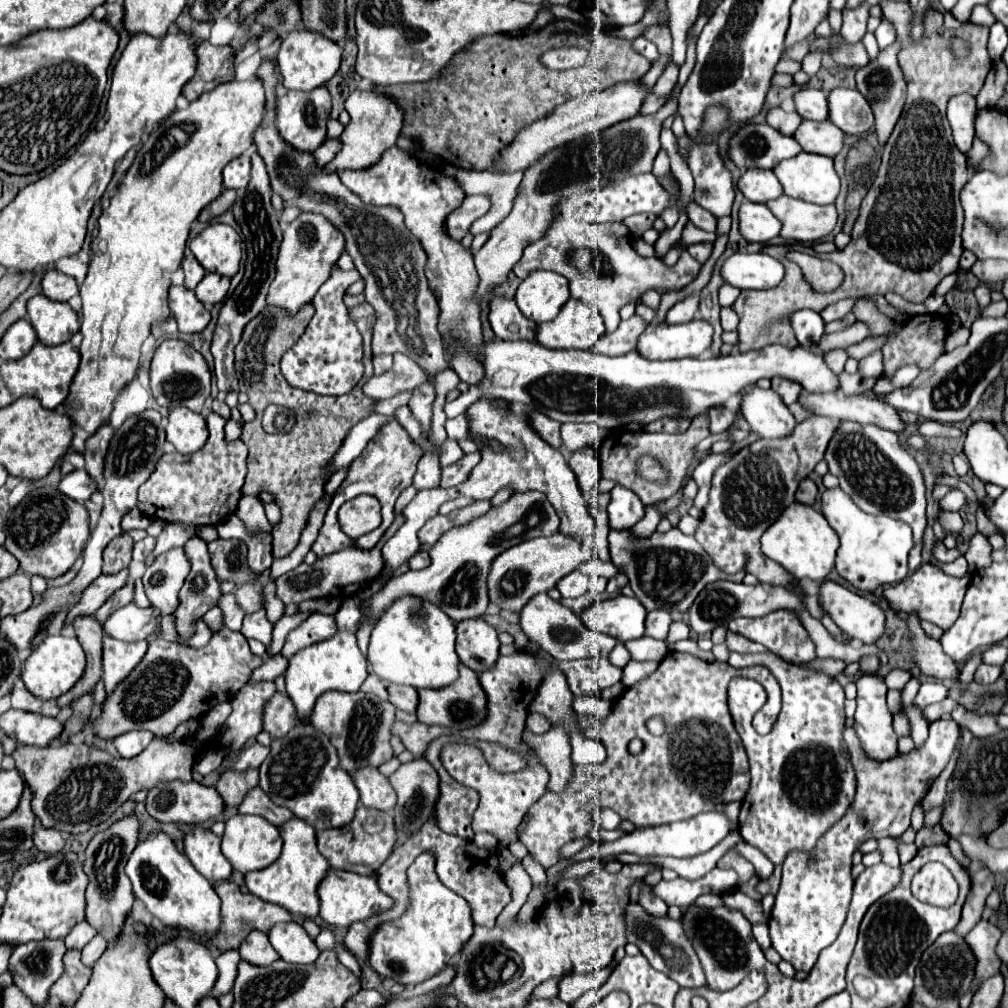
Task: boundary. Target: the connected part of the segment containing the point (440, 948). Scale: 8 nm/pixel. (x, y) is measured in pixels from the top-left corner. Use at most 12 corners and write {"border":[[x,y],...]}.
{"border":[[430,854],[406,874],[408,910],[374,930],[368,964],[432,978],[472,936],[468,902]]}

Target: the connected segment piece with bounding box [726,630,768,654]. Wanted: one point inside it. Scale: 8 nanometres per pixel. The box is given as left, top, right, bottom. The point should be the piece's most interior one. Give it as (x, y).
(735, 642)

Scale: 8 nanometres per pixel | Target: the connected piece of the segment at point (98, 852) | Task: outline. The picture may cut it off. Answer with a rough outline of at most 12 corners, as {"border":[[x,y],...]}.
{"border":[[126,816],[86,848],[84,920],[106,946],[136,900],[124,866],[138,844]]}

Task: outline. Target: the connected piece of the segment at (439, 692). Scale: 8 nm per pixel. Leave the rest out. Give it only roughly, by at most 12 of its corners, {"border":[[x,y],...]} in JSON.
{"border":[[460,664],[454,684],[420,688],[424,724],[464,730],[486,718],[478,674]]}

